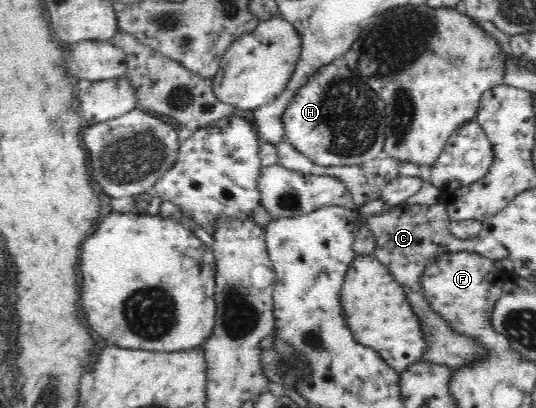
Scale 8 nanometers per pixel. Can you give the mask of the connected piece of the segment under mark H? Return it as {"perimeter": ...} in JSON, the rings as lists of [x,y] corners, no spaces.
{"perimeter":[[[343,61],[318,68],[296,92],[284,111],[285,137],[314,163],[327,166],[360,165],[382,156],[385,143],[384,103],[374,90],[354,75]]]}

